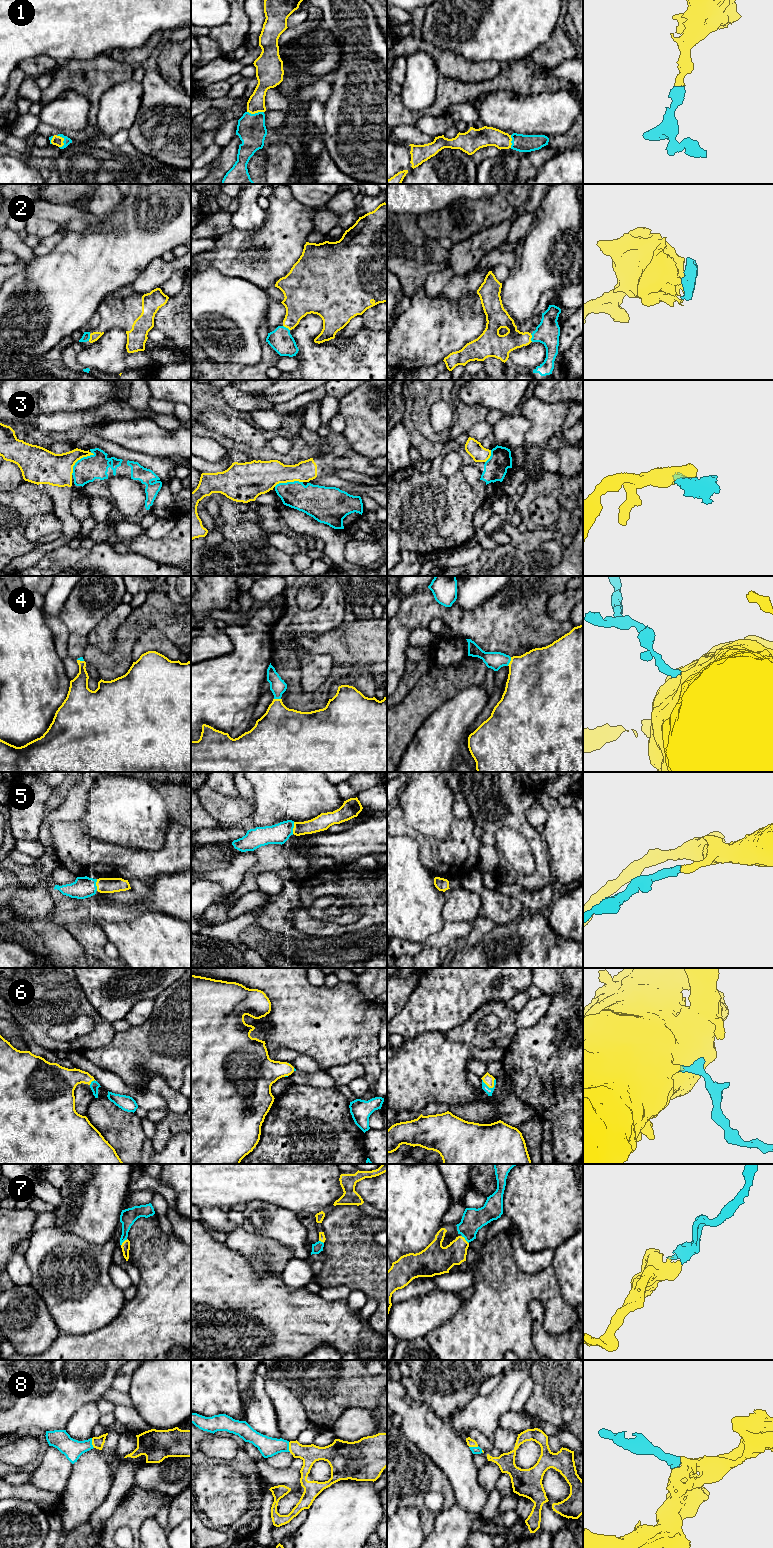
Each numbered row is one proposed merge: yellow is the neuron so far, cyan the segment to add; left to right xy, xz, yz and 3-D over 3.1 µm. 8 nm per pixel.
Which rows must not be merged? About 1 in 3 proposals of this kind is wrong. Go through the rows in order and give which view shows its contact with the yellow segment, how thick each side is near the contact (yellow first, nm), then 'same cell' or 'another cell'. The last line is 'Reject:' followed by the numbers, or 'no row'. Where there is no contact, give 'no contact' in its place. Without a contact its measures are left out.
1: meets yellow in xy; 80 nm thick on the yellow side, 60 nm on the other; same cell
2: meets yellow in yz; 180 nm thick on the yellow side, 190 nm on the other; same cell
3: meets yellow in xy; 260 nm thick on the yellow side, 200 nm on the other; another cell
4: meets yellow in yz; 440 nm thick on the yellow side, 140 nm on the other; same cell
5: meets yellow in xy; 130 nm thick on the yellow side, 170 nm on the other; same cell
6: meets yellow in yz; 90 nm thick on the yellow side, 60 nm on the other; same cell
7: meets yellow in yz; 220 nm thick on the yellow side, 180 nm on the other; same cell
8: meets yellow in xy; 90 nm thick on the yellow side, 160 nm on the other; same cell
Reject: 3

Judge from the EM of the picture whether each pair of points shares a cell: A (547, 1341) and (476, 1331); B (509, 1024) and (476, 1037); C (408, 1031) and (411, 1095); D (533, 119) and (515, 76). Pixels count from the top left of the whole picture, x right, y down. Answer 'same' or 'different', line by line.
A: different
B: same
C: different
D: different

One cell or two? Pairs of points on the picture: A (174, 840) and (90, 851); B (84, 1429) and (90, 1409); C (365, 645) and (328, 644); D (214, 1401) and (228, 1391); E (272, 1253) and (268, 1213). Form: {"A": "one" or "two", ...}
{"A": "one", "B": "one", "C": "one", "D": "one", "E": "two"}

